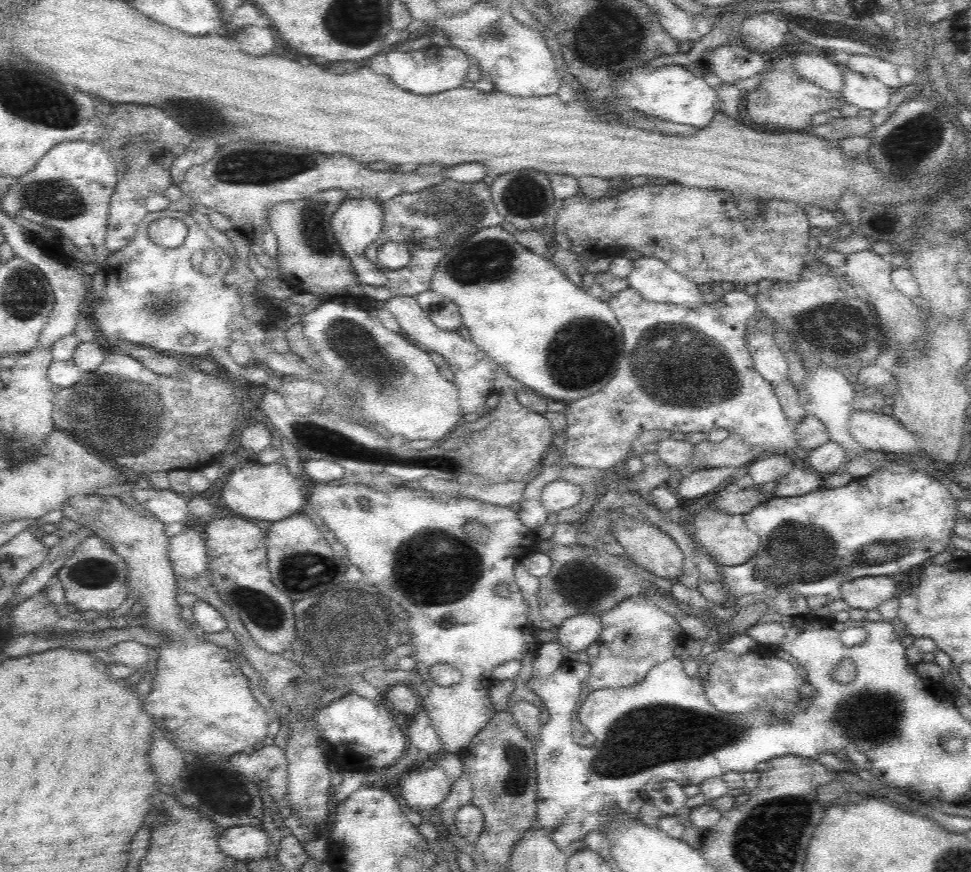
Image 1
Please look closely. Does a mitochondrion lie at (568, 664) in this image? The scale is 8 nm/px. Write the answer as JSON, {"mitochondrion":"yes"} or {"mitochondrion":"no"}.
{"mitochondrion":"no"}

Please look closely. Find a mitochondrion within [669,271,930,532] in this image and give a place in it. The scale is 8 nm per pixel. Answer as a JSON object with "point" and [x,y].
{"point":[831,320]}

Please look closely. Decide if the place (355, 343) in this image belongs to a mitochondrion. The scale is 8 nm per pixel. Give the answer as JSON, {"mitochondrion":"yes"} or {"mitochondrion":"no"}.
{"mitochondrion":"yes"}

